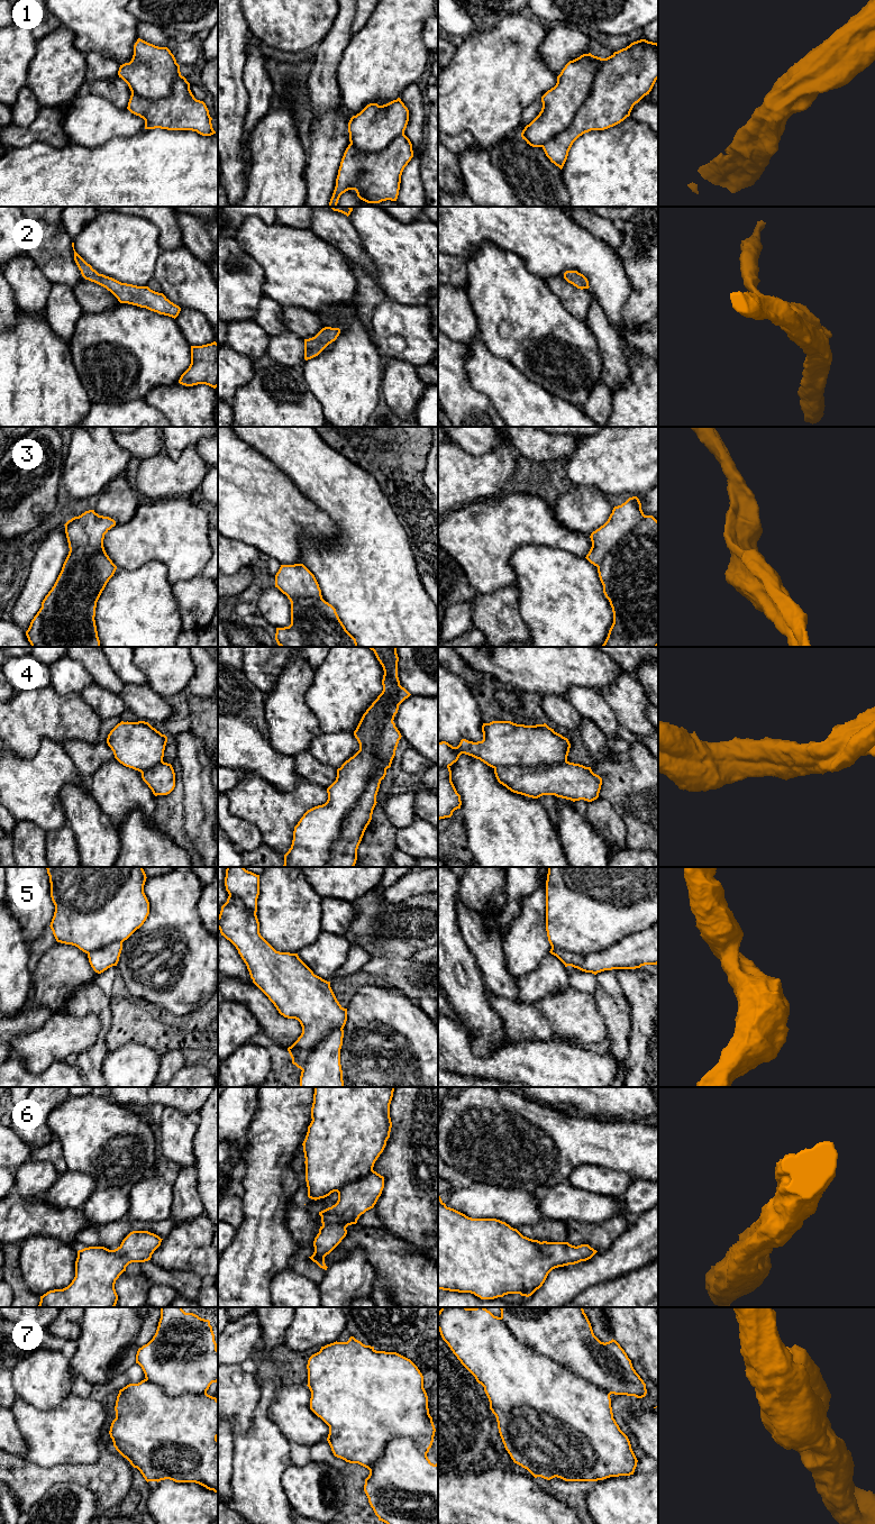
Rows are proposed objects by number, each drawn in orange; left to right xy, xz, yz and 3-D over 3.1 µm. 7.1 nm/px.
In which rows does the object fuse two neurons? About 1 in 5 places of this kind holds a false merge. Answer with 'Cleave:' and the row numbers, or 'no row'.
Cleave: no row

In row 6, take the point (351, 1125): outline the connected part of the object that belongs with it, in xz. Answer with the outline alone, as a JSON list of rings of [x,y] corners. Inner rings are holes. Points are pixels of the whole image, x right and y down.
[[[315,1087],[311,1107],[312,1121],[302,1143],[308,1197],[317,1201],[334,1192],[338,1193],[337,1203],[319,1212],[322,1225],[313,1241],[315,1252],[309,1257],[325,1270],[328,1268],[325,1263],[325,1257],[346,1236],[346,1228],[356,1224],[362,1214],[374,1207],[384,1188],[384,1177],[374,1171],[373,1167],[390,1138],[392,1128],[390,1104],[393,1092],[394,1087]]]

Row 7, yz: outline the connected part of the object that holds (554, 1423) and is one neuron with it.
[[[441,1307],[438,1312],[438,1330],[461,1363],[484,1387],[490,1402],[490,1409],[496,1417],[498,1429],[505,1450],[514,1463],[527,1469],[535,1478],[550,1480],[555,1477],[565,1481],[598,1481],[610,1477],[634,1475],[637,1458],[628,1436],[613,1418],[610,1395],[627,1395],[642,1398],[647,1394],[646,1384],[636,1372],[631,1360],[616,1340],[601,1342],[593,1333],[591,1323],[583,1307],[500,1307],[501,1316],[494,1316],[485,1307]]]

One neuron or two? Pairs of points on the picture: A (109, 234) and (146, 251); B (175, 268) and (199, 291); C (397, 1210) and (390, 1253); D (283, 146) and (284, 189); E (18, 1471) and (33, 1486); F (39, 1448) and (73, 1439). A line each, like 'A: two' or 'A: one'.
A: one
B: one
C: two
D: one
E: one
F: one

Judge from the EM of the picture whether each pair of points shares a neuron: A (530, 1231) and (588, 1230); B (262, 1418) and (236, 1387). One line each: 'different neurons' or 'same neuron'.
A: same neuron
B: different neurons

